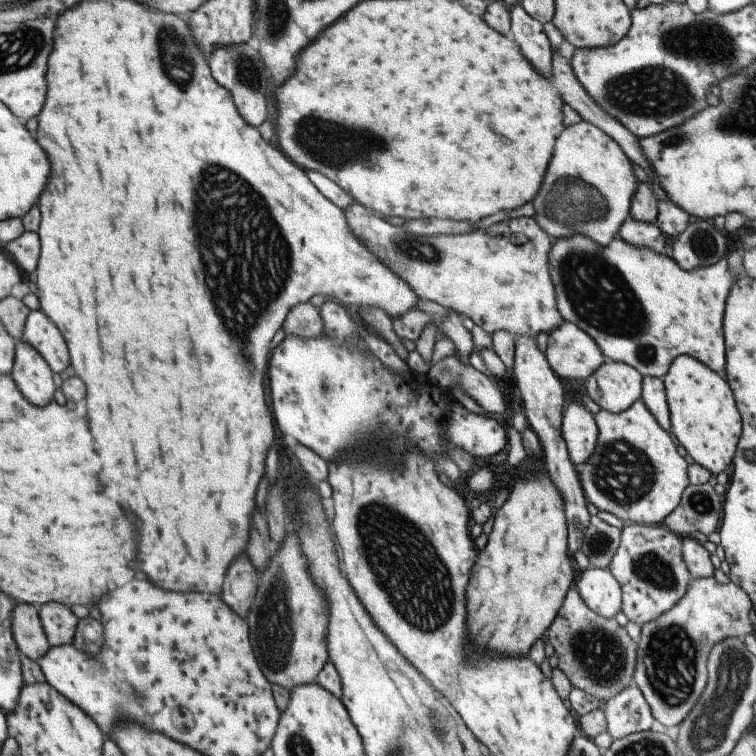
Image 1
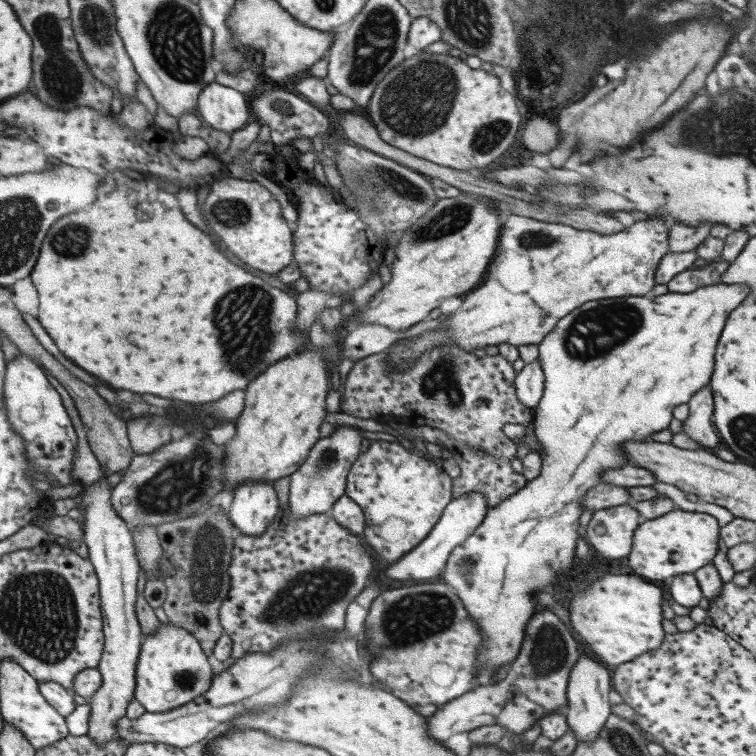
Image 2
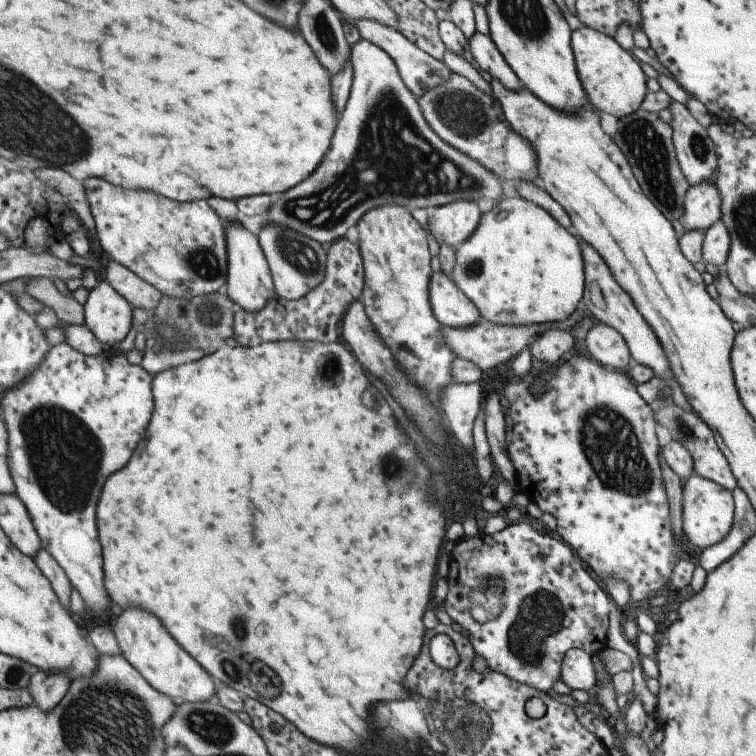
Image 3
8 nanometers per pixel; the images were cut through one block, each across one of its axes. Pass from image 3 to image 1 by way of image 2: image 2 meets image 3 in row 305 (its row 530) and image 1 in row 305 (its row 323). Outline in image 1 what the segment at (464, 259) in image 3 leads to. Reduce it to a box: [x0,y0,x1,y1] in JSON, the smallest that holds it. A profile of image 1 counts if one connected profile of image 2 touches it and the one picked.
[547,234,734,378]

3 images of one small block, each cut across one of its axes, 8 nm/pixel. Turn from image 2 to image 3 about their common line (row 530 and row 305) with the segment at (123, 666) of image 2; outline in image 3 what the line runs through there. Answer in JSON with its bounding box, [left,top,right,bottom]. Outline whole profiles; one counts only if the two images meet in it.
[82,279,131,345]

